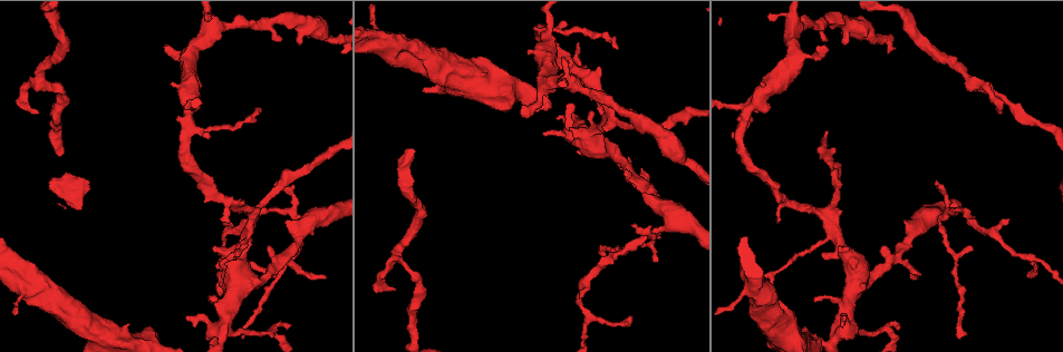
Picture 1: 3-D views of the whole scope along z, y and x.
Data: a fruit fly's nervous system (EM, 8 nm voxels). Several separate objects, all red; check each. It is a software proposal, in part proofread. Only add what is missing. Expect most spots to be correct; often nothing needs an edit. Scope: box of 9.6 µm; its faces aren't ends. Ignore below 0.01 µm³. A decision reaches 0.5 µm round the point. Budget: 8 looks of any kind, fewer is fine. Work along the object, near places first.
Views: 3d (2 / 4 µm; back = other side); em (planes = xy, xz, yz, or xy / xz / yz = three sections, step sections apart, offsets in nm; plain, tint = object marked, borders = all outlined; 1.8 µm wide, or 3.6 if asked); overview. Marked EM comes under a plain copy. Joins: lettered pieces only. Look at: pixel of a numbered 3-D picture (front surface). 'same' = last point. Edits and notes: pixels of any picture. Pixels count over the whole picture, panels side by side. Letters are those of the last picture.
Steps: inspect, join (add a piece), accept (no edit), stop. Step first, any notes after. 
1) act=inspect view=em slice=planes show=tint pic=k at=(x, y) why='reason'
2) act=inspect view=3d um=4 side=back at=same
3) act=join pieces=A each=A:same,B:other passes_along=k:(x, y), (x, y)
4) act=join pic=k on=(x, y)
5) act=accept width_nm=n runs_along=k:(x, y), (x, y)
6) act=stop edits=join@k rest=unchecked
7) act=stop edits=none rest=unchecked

act=inspect view=3d um=2 pic=1 at=(276, 184) why='tapers out'

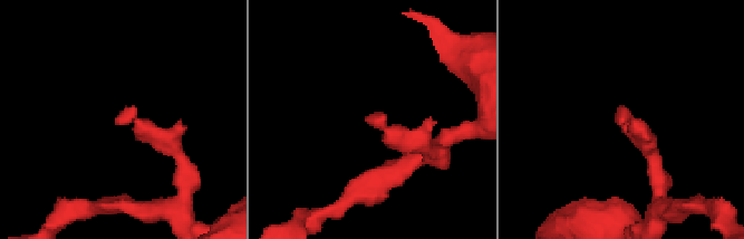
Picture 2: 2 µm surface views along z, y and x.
act=inspect view=em slice=planes show=tint pic=2 at=(620, 123) why='now the EM'

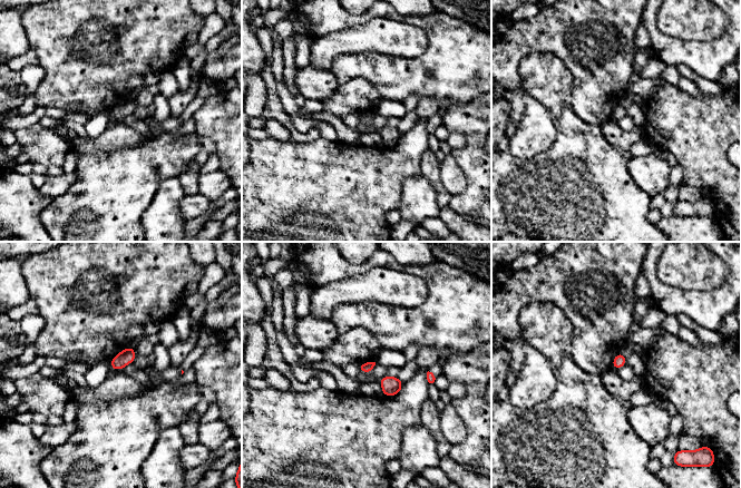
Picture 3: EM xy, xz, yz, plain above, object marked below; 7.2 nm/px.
act=inspect view=em slice=planes show=borders at=same why='what lies round it'

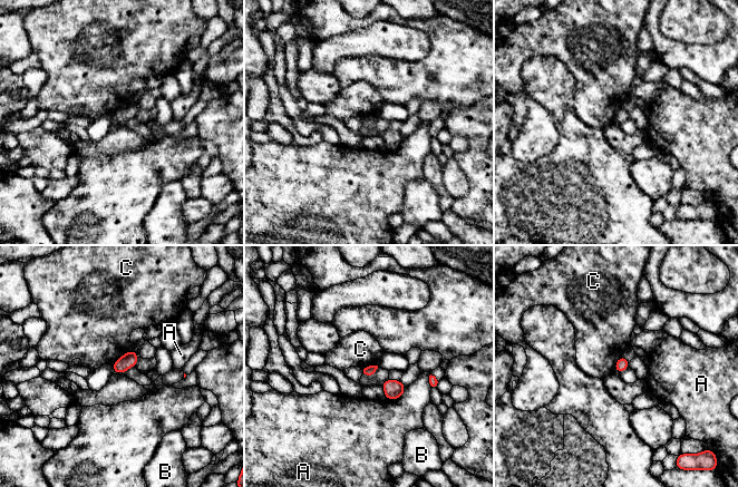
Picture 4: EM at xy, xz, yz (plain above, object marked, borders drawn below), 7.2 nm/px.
act=accept each=A:other,B:other,C:other found='no lettered piece goes on from it'

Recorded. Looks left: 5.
act=inspect view=3d um=4 side=back pic=1 at=(580, 297)

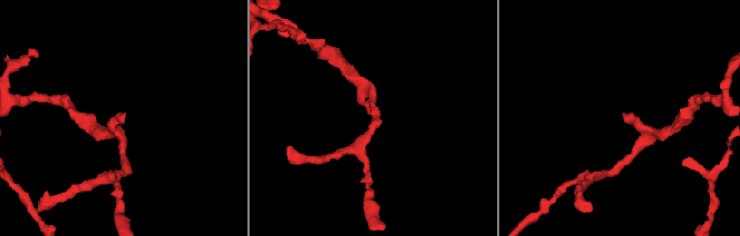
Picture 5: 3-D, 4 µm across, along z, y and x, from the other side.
act=inspect view=em slice=planes show=borders pic=5 at=(624, 114)

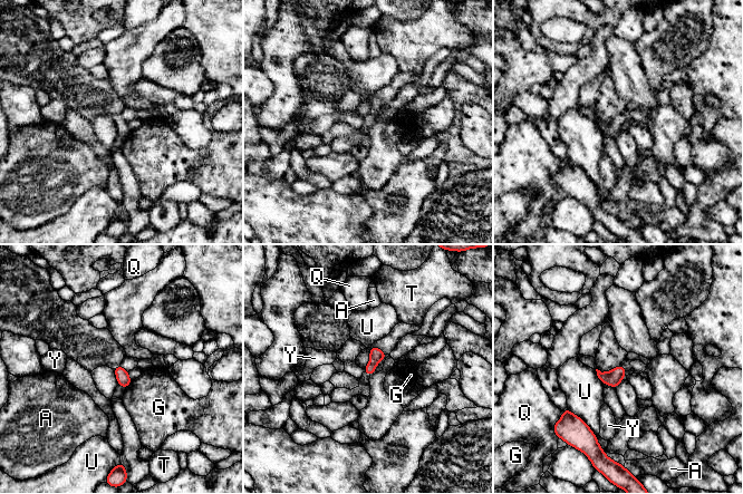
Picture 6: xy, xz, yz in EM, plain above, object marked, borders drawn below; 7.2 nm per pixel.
act=accept width_nm=90 each=A:other,G:other,Q:other,T:other,U:other,Y:other border=6:(132, 381), (126, 388) found='no lettered piece goes on from it'

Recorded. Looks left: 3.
act=inspect view=3d um=2 pic=1 at=(394, 290) why='an open end'

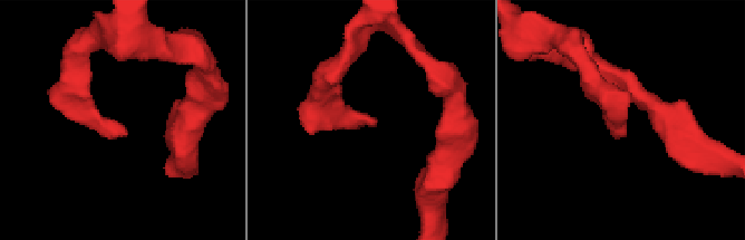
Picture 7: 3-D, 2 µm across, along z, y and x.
act=inspect view=em slice=planes show=borders pic=7 at=(374, 123) why='now the EM'

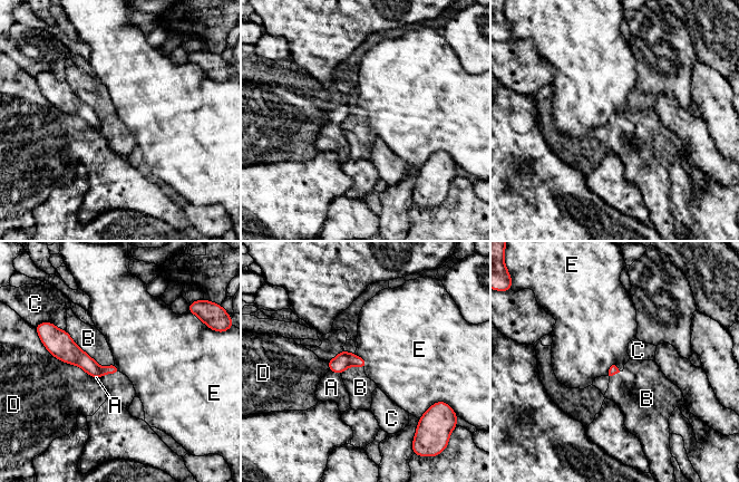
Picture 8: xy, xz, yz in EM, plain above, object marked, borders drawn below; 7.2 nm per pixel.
act=join pieces=A each=A:same,B:other,C:other,D:other,E:other passes_along=8:(344, 359), (336, 372), (331, 387) found='the cell continues'

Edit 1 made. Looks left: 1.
act=inspect view=em slice=planes show=borders pic=1 at=(277, 338) why='sharp bend'

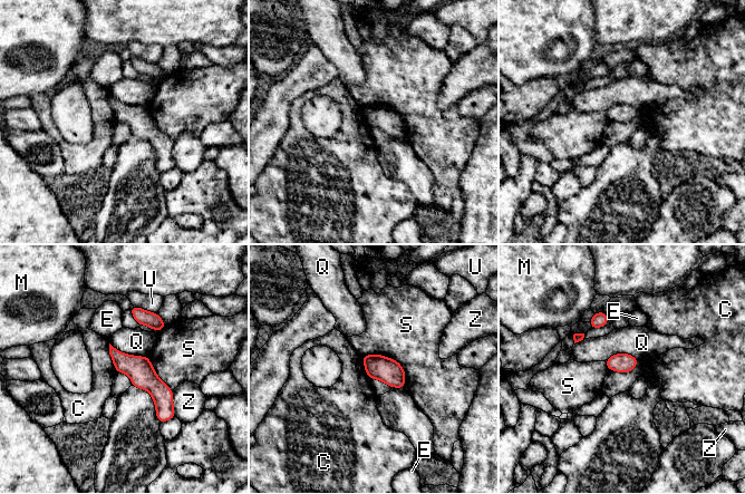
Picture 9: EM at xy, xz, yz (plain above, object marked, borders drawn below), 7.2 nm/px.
act=accept width_nm=140 each=C:other,E:other,M:other,Q:other,S:other,U:other,Z:other runs_along=9:(112, 350), (163, 396), (172, 414) found='no lettered piece goes on from it'

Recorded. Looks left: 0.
act=stop edits=join@8 rest=unchecked

